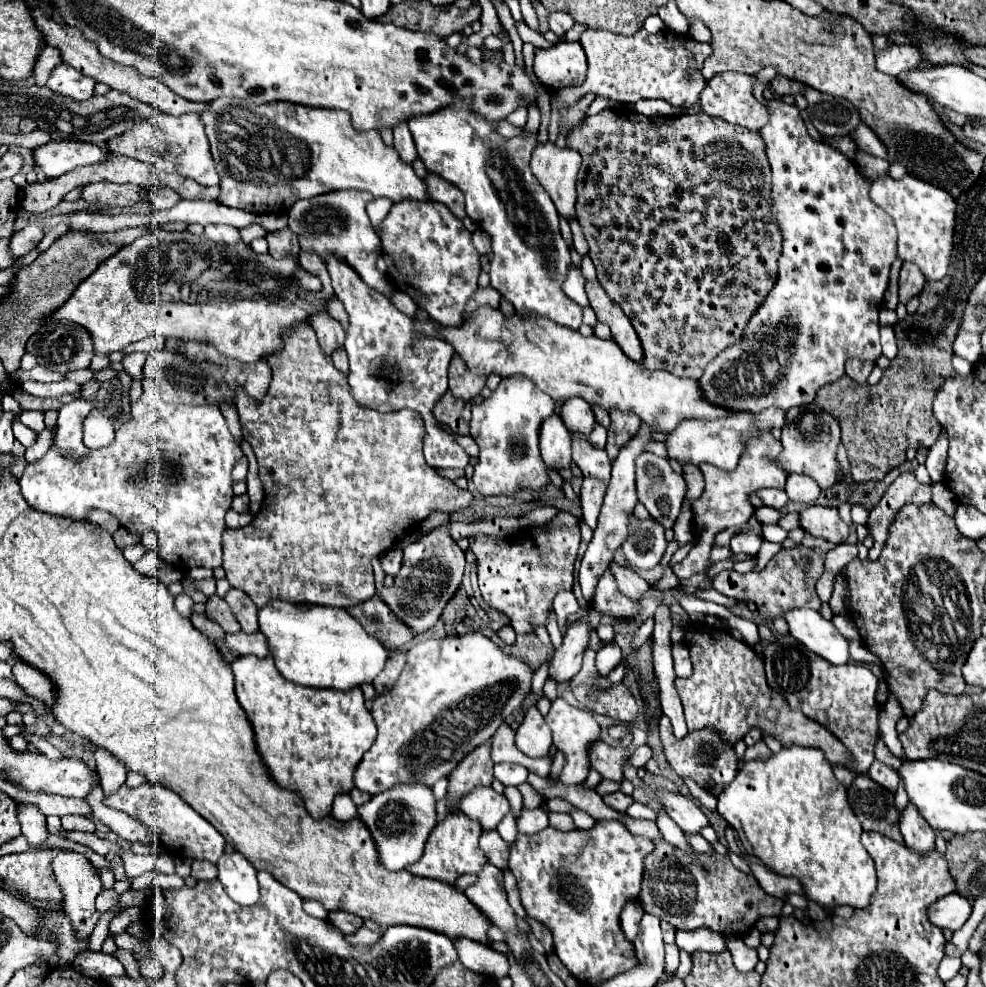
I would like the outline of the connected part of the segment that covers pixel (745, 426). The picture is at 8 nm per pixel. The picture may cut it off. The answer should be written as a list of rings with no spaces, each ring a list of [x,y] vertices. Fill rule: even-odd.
[[[766,408],[760,414],[752,412],[738,412],[722,420],[682,420],[664,440],[666,452],[670,460],[676,460],[678,464],[712,464],[720,470],[734,470],[738,464],[738,458],[746,446],[746,440],[750,436],[756,436],[762,430],[782,428],[786,424],[786,412],[778,408]]]

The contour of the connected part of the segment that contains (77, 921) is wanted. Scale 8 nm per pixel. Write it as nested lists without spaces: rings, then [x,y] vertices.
[[[60,852],[58,858],[54,858],[54,874],[64,892],[64,912],[68,914],[68,918],[72,922],[74,936],[78,940],[86,940],[86,936],[92,934],[92,930],[100,918],[100,914],[94,908],[94,900],[96,900],[98,892],[102,890],[100,876],[98,876],[96,868],[92,866],[92,862],[78,852]]]

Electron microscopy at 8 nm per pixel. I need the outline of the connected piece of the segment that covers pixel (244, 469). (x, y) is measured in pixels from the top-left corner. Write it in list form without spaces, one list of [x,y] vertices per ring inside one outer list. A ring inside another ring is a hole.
[[[246,456],[242,457],[240,460],[234,464],[232,468],[232,480],[234,482],[240,482],[240,480],[246,480],[248,472],[248,459]]]

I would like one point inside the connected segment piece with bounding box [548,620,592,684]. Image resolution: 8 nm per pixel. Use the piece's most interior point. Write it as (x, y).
(566, 662)

